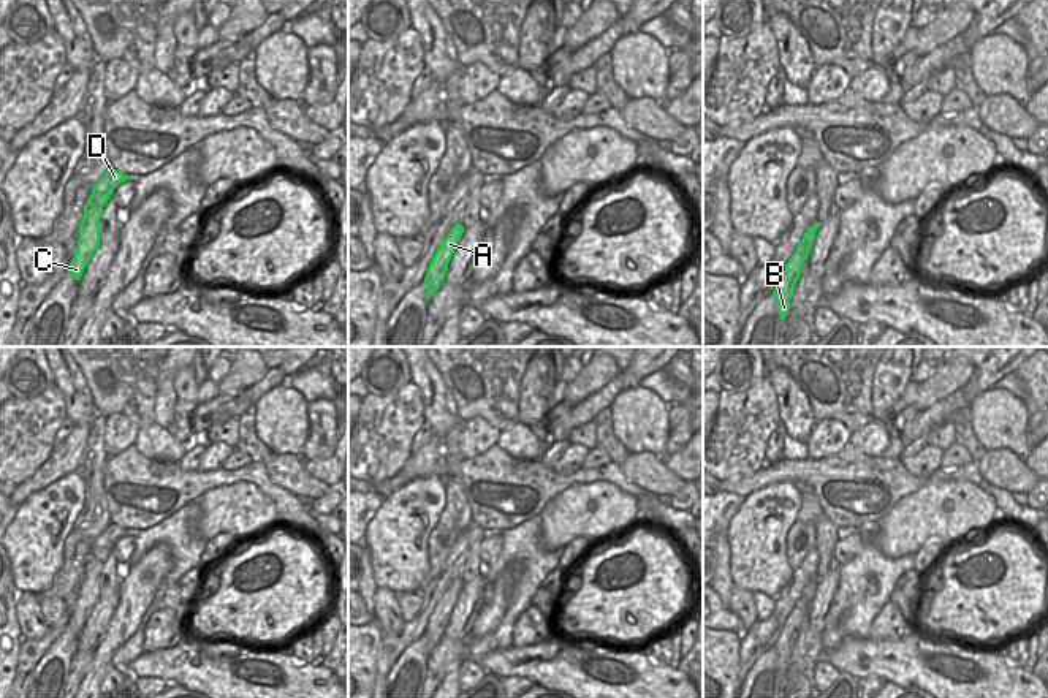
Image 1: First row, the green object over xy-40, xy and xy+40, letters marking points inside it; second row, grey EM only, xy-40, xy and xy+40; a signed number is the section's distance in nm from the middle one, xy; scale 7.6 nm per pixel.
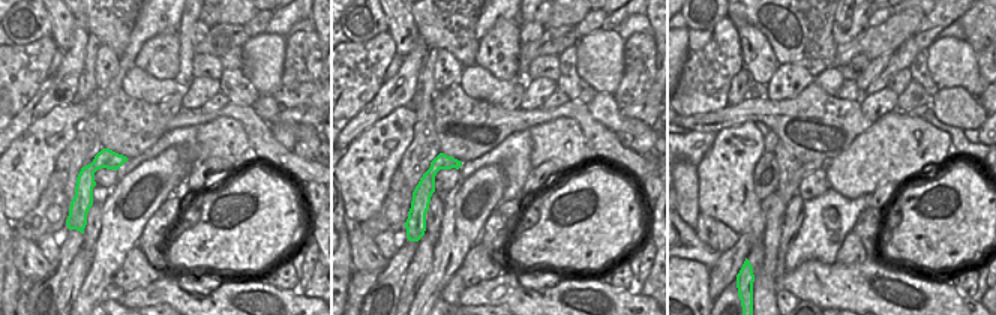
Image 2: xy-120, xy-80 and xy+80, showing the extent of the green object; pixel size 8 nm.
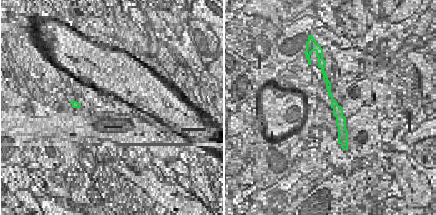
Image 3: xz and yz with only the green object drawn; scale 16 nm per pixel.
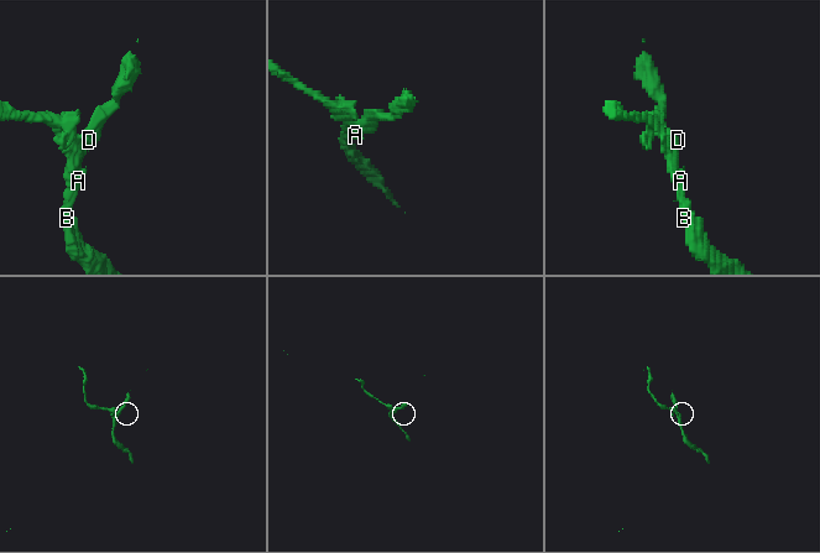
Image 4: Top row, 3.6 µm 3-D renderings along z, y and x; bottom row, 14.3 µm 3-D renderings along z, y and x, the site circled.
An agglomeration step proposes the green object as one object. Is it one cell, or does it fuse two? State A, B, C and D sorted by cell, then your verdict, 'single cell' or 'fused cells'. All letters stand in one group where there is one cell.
A B C / D; fused cells

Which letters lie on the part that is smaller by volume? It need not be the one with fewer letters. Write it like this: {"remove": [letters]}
{"remove": ["D"]}

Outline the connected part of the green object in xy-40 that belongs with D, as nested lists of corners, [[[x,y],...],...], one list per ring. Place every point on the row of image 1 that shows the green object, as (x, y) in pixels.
[[[109,168],[104,176],[93,185],[90,198],[98,204],[104,206],[104,203],[112,196],[114,188],[128,180],[128,176]]]

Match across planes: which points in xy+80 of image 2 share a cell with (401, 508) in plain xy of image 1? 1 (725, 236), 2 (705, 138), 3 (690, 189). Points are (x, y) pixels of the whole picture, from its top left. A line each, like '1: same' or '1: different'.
1: different
2: different
3: different

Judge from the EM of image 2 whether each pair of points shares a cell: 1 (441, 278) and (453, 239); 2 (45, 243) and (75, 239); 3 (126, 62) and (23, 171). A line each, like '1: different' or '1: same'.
1: same
2: different
3: same

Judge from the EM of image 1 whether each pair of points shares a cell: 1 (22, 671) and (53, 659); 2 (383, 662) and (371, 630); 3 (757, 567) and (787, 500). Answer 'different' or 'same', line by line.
1: different
2: different
3: same

